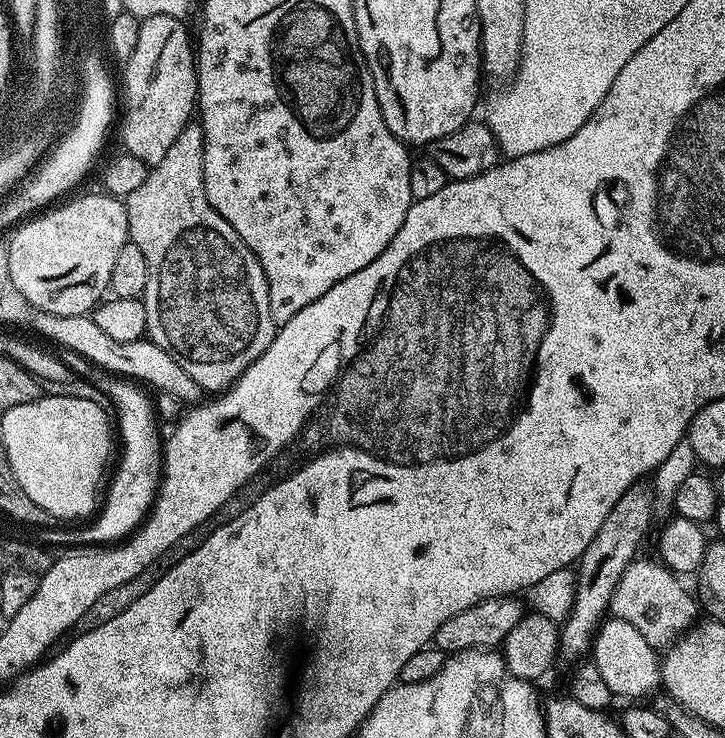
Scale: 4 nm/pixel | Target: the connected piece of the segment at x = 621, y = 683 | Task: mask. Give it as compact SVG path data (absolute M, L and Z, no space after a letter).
M609 617L600 625L593 640L592 661L598 666L602 678L617 697L638 698L653 695L661 685L660 656L652 644L624 619Z

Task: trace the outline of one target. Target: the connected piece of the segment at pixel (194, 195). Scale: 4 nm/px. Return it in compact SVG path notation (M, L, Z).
M189 122L182 130L182 134L178 134L178 138L174 138L174 146L170 146L170 150L166 150L166 158L162 158L162 162L151 165L146 182L142 182L142 186L138 186L138 190L134 190L134 194L127 196L126 207L128 209L129 241L136 244L138 250L142 250L148 266L148 281L142 297L146 306L147 339L153 340L155 344L162 346L162 350L169 352L174 358L174 362L178 362L178 366L182 366L182 370L186 370L186 374L190 374L190 378L194 378L194 382L198 382L198 386L205 393L219 394L225 388L231 388L236 383L236 379L268 349L270 342L276 336L278 326L270 314L268 283L258 258L250 250L250 246L246 246L246 242L242 242L242 238L238 238L238 230L234 230L234 226L230 226L230 222L226 222L226 218L222 218L222 214L218 214L218 210L214 210L214 206L210 206L210 198L206 198L204 128L201 124Z

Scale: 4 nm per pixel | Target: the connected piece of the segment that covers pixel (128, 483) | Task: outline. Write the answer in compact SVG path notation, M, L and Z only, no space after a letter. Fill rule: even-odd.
M118 414L118 436L119 439L120 436L124 439L124 457L114 472L120 480L114 476L110 480L116 485L116 492L108 492L112 496L112 508L107 508L108 516L97 515L88 524L92 532L88 531L86 526L64 526L64 536L60 536L60 540L63 540L66 546L100 546L105 542L119 541L129 535L128 524L132 524L136 516L144 520L140 512L148 515L158 492L158 481L162 476L162 436L159 431L155 434L144 434L144 428L150 428L150 422L146 426L144 418L128 418L128 414Z

